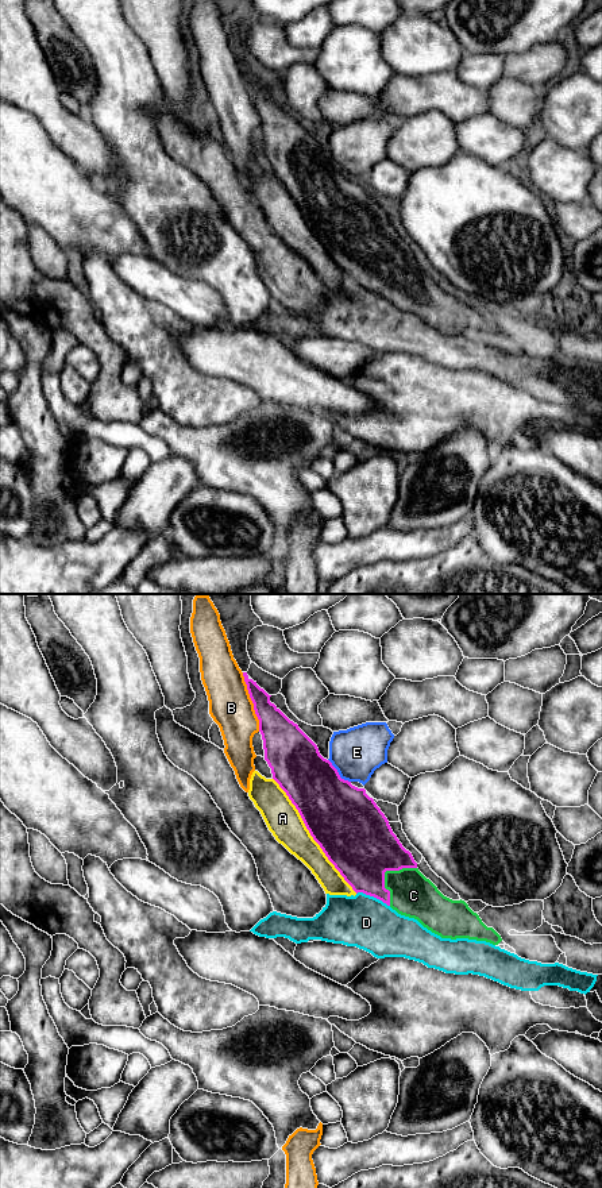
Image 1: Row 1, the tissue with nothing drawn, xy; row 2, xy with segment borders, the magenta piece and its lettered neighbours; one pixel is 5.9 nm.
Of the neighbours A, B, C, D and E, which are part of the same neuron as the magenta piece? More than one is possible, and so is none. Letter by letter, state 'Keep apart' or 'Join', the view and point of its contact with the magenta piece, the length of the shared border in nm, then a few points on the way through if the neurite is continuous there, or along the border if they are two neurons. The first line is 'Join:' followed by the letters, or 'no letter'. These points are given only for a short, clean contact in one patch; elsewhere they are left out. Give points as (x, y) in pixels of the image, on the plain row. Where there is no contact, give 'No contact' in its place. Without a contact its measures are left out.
Join: C
A: Keep apart. Touches magenta at xy (311, 230). Shared border 850 nm
B: Keep apart. Touches magenta at xy (253, 97). Shared border 360 nm
C: Join. Touches magenta at xy (384, 269). Shared border 280 nm
D: Keep apart. Touches magenta at xy (373, 290). Shared border 220 nm. Boundary: xy (357, 288), (373, 290), (389, 301)
E: Keep apart. Touches magenta at xy (338, 168). Shared border 190 nm. Boundary: xy (328, 154), (338, 169), (350, 177)

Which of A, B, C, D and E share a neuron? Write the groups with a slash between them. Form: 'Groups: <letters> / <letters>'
Groups: A / B / C / D / E

